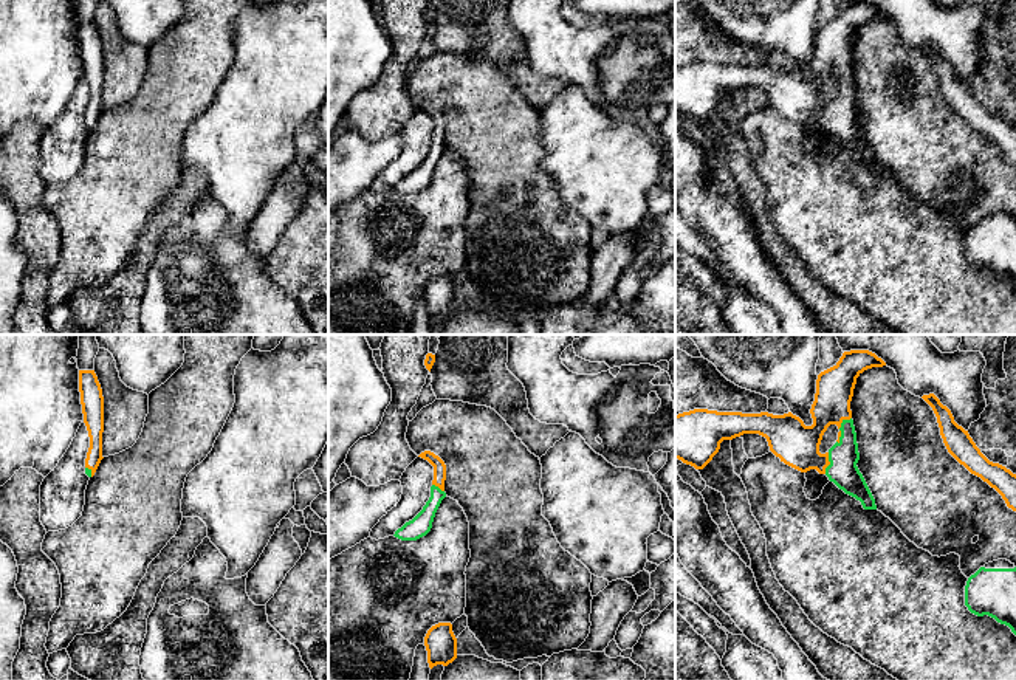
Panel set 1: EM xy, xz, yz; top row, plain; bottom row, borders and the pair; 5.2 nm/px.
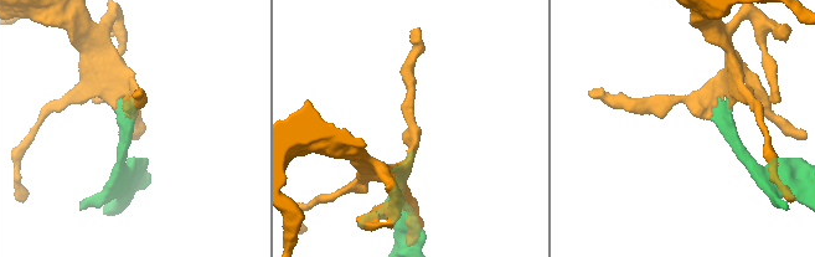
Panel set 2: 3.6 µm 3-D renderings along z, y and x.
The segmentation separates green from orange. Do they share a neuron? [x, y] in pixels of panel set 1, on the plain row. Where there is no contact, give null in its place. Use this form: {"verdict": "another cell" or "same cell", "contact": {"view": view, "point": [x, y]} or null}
{"verdict": "same cell", "contact": {"view": "yz", "point": [840, 82]}}

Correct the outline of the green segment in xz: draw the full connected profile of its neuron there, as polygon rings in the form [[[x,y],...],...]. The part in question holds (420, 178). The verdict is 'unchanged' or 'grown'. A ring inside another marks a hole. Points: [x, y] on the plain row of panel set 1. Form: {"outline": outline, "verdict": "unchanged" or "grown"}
{"outline": [[[431,104],[421,105],[418,110],[427,113],[434,119],[434,133],[431,139],[431,150],[423,160],[423,163],[409,175],[406,175],[401,181],[395,184],[395,191],[401,194],[417,194],[426,189],[435,170],[435,166],[446,150],[444,146],[444,133],[446,133],[446,118],[444,115]]], "verdict": "grown"}

